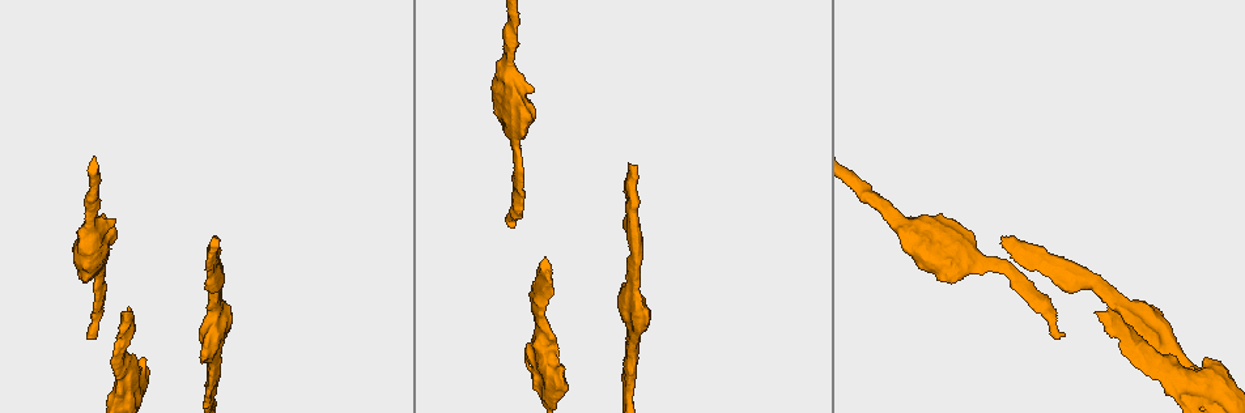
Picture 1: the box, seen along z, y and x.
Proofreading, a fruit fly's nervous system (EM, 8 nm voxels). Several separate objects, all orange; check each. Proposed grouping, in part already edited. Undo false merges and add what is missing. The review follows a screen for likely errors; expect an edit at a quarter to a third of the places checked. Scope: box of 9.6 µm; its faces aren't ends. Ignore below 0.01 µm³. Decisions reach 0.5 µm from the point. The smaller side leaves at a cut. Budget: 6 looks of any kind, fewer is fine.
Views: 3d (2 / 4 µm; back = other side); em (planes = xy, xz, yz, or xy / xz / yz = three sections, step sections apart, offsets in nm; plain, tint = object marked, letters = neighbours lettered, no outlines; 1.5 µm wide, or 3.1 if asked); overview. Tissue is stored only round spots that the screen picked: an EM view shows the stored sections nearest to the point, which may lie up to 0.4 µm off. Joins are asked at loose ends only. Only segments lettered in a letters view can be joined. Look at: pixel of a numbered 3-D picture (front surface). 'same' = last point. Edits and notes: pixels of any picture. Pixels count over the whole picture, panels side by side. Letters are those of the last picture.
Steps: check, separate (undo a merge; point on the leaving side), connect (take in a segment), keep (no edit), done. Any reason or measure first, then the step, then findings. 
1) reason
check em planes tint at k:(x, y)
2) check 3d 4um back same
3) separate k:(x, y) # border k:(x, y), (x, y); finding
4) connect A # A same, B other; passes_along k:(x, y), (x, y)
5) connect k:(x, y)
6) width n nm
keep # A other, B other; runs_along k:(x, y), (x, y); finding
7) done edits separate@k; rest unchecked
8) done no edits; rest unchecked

branch stops here
check em planes letters at 1:(214, 239)

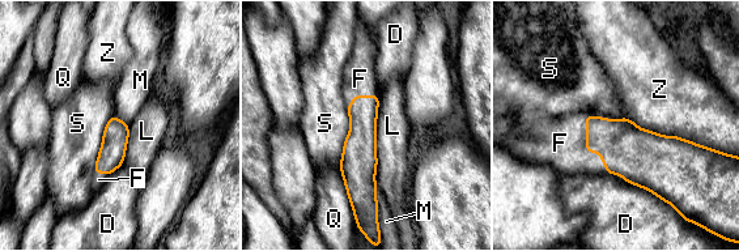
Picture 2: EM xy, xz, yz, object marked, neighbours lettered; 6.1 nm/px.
width 160 nm
connect F # D other, F same, L other, M other, Q other, S other, Z other; the cell continues

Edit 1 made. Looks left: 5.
see it whole again
check overview

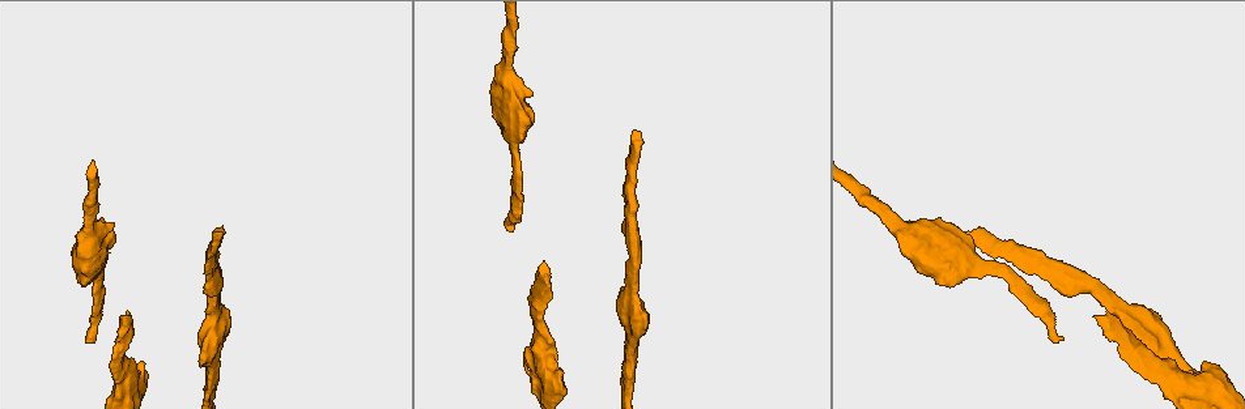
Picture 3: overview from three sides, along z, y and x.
thick end
check em xz step 8 letters at 3:(522, 139)

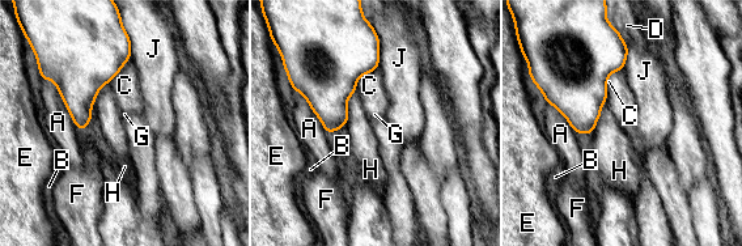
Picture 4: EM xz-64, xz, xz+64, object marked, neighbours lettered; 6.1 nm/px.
check em planes letters same

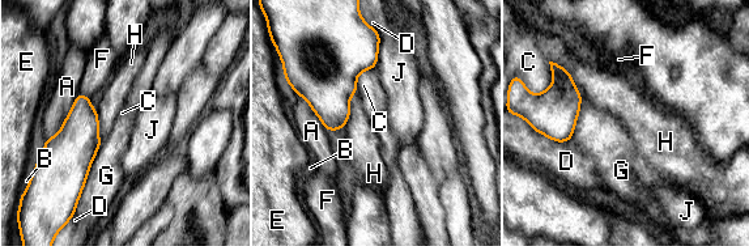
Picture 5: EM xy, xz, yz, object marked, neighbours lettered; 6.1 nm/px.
keep # A other, B other, C other, D other, E other, F other, G other, H other, J other; border 5:(356, 92), (344, 126); no lettered segment goes on from it

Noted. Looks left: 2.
an open end
check em planes letters at 3:(1133, 370)

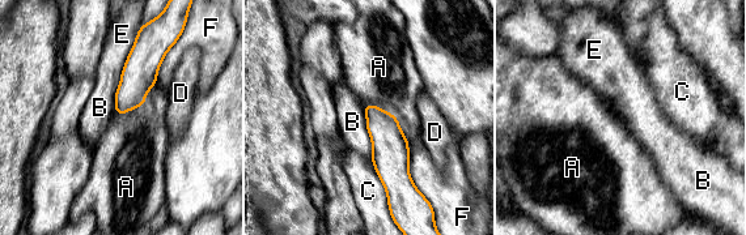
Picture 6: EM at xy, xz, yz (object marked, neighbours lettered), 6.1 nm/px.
keep # A other, B other, C other, D other, E other, F other; border 6:(364, 105), (389, 111), (407, 140); none of them fits

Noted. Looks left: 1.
done edits connect@2; rest unchecked

